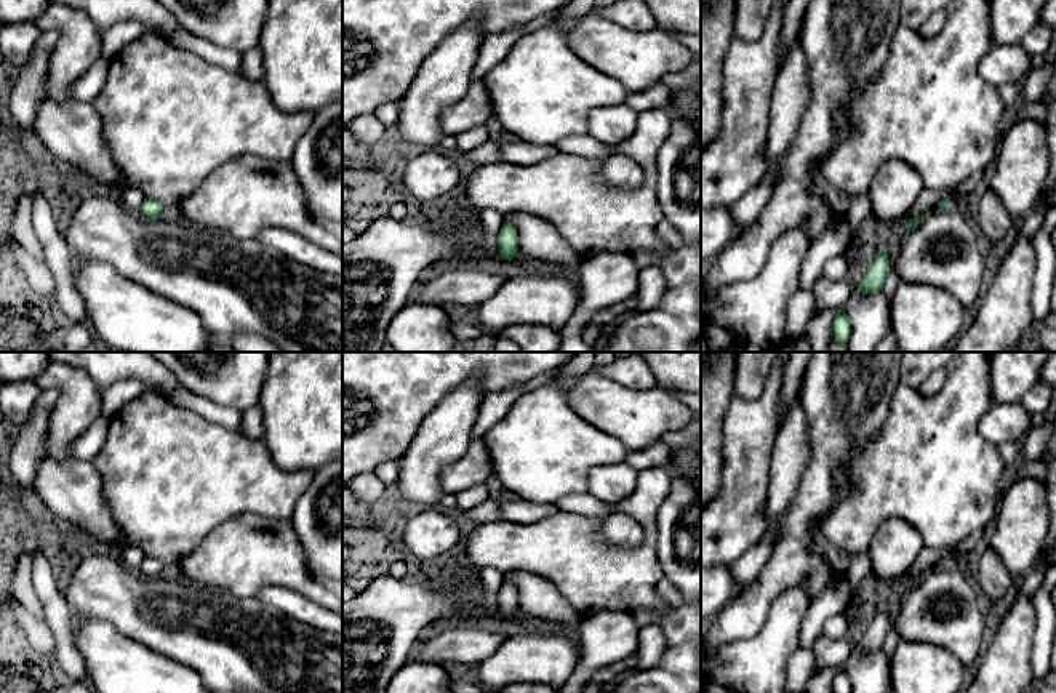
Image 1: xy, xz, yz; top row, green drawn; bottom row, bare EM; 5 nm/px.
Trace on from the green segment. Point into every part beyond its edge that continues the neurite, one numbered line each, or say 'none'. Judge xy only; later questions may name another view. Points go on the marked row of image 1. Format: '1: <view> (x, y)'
none

